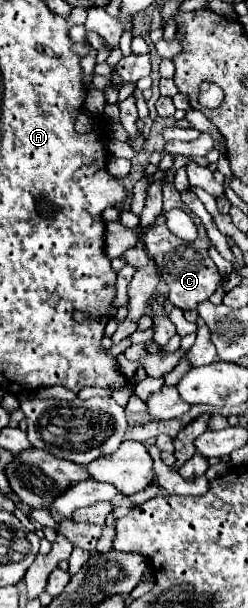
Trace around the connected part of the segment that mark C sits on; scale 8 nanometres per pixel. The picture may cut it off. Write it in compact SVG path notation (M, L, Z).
M159 215L155 219L155 223L151 223L149 227L145 227L141 231L141 241L143 241L143 247L145 251L149 253L149 257L153 257L163 281L167 283L169 287L169 293L167 293L167 301L179 309L195 309L197 303L209 299L217 285L221 283L221 273L217 271L215 263L211 261L209 257L209 239L207 239L207 233L205 233L205 227L201 225L199 217L193 215L193 221L199 229L199 237L195 239L195 243L185 243L181 239L177 239L165 225L165 217Z

